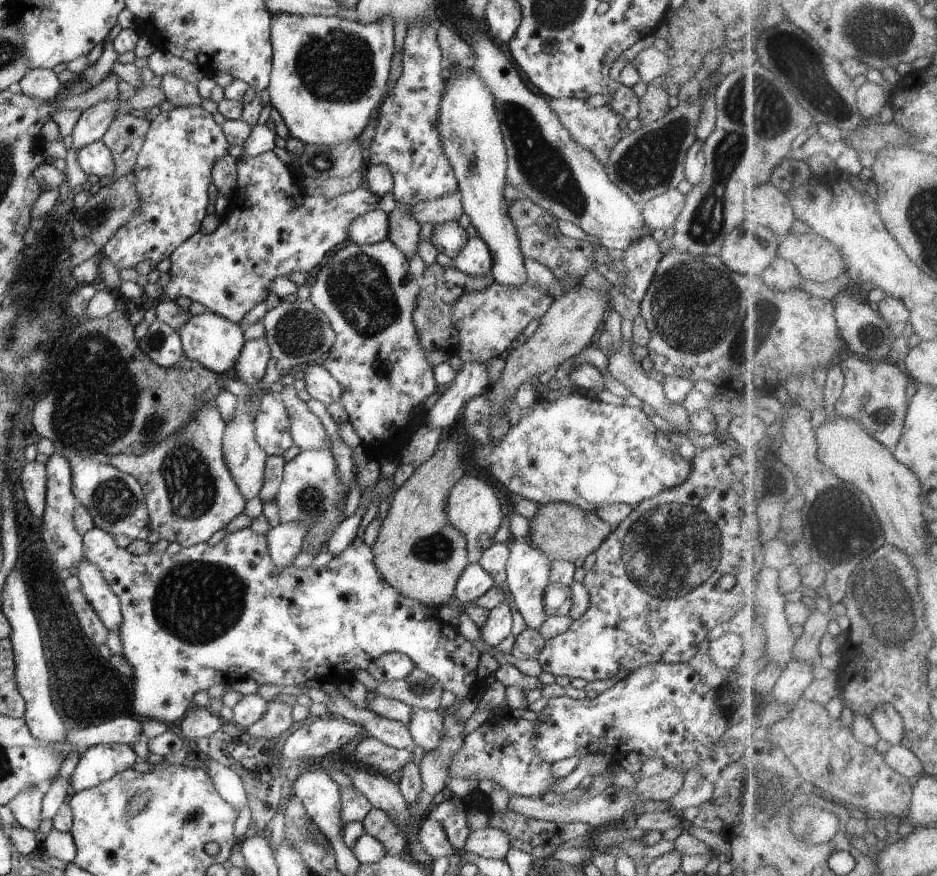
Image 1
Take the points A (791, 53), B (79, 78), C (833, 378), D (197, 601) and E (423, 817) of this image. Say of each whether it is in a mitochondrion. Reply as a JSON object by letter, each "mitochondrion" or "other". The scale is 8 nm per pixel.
{"A":"mitochondrion","B":"other","C":"other","D":"mitochondrion","E":"other"}

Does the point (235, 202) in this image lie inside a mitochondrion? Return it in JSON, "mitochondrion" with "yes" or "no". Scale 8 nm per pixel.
{"mitochondrion":"no"}

